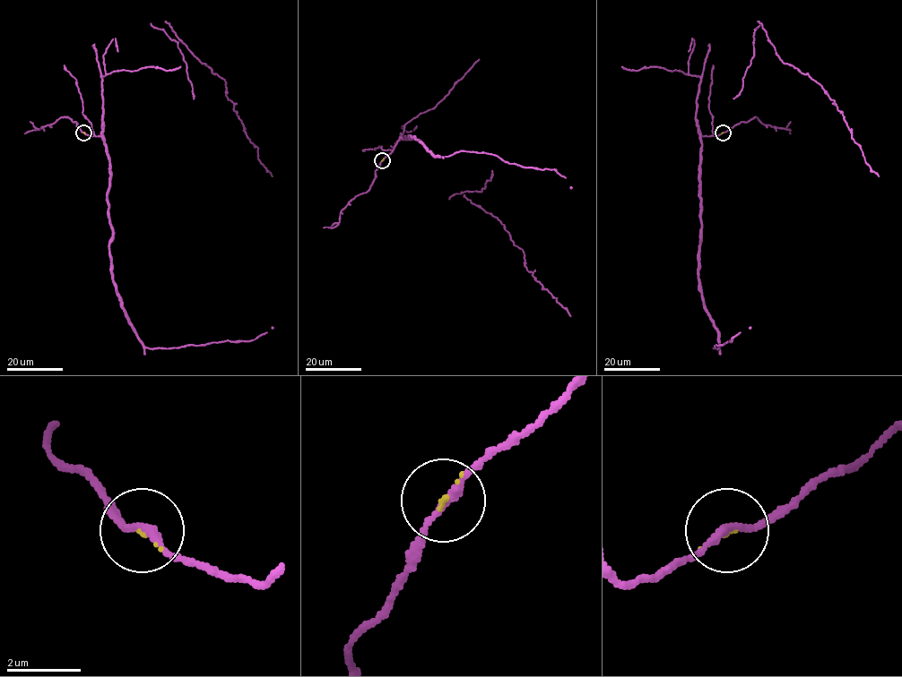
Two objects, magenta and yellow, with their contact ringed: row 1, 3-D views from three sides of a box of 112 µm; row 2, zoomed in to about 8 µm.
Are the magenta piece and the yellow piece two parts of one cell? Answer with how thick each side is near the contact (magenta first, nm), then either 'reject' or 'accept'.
200 nm thick on the magenta side, 60 nm on the other; accept

